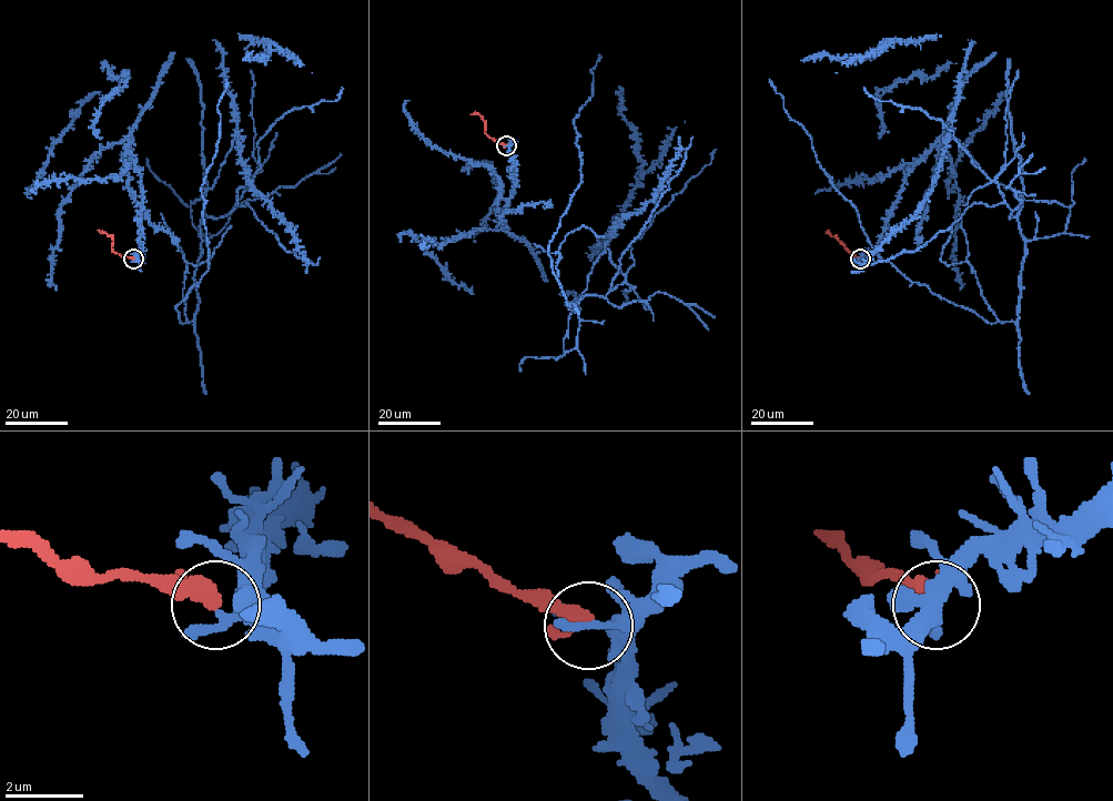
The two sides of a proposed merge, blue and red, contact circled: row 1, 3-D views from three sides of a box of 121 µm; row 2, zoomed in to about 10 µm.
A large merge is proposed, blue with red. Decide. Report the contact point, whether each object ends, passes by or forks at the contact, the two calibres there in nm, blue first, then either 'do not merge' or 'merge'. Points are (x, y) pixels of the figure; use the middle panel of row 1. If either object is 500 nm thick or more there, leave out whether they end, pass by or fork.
(506, 145) | blue passes by | red passes by | 190/280 nm | do not merge

